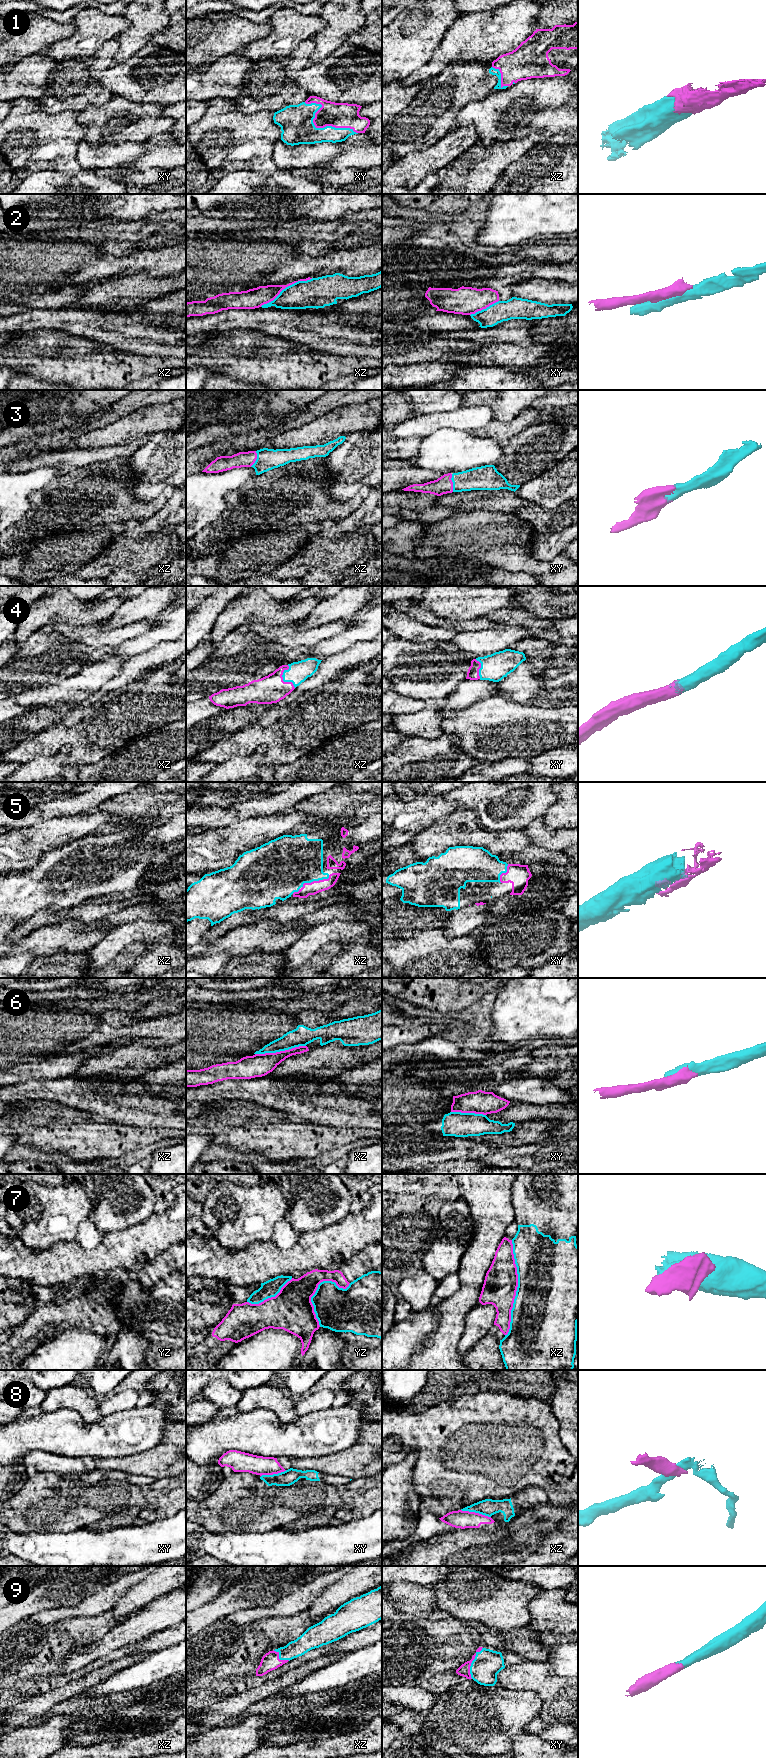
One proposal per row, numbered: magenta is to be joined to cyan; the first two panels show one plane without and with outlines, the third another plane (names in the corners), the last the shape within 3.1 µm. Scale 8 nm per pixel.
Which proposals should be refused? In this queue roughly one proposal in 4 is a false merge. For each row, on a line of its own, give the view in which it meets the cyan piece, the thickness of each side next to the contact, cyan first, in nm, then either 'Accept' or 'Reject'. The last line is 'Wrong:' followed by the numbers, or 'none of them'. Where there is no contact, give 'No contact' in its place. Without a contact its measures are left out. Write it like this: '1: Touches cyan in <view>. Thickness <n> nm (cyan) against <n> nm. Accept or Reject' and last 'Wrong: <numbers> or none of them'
1: Touches cyan in xy. Thickness 280 nm (cyan) against 200 nm. Accept
2: Touches cyan in xz. Thickness 240 nm (cyan) against 150 nm. Reject
3: Touches cyan in xy. Thickness 190 nm (cyan) against 140 nm. Accept
4: Touches cyan in xz. Thickness 170 nm (cyan) against 220 nm. Accept
5: Touches cyan in xz. Thickness 400 nm (cyan) against 100 nm. Accept
6: Touches cyan in xz. Thickness 160 nm (cyan) against 190 nm. Reject
7: Touches cyan in xz. Thickness 500 nm (cyan) against 280 nm. Reject
8: Touches cyan in xz. Thickness 140 nm (cyan) against 140 nm. Reject
9: Touches cyan in xy. Thickness 220 nm (cyan) against 100 nm. Accept
Wrong: 2, 6, 7, 8

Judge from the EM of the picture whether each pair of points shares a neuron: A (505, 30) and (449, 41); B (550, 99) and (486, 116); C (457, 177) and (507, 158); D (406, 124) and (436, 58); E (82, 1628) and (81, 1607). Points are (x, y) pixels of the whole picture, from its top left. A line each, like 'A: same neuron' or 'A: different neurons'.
A: same neuron
B: same neuron
C: same neuron
D: different neurons
E: different neurons

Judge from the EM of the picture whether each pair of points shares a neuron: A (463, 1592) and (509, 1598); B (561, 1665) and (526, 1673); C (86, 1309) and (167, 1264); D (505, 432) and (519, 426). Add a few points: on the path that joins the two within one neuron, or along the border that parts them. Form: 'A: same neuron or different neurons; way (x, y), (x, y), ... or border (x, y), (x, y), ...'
A: same neuron; way (474, 1592), (490, 1594), (494, 1598), (498, 1598)
B: different neurons; border (547, 1660), (552, 1673), (567, 1677)
C: same neuron; way (106, 1289), (120, 1276), (147, 1272)
D: same neuron; way (508, 429), (516, 426)

